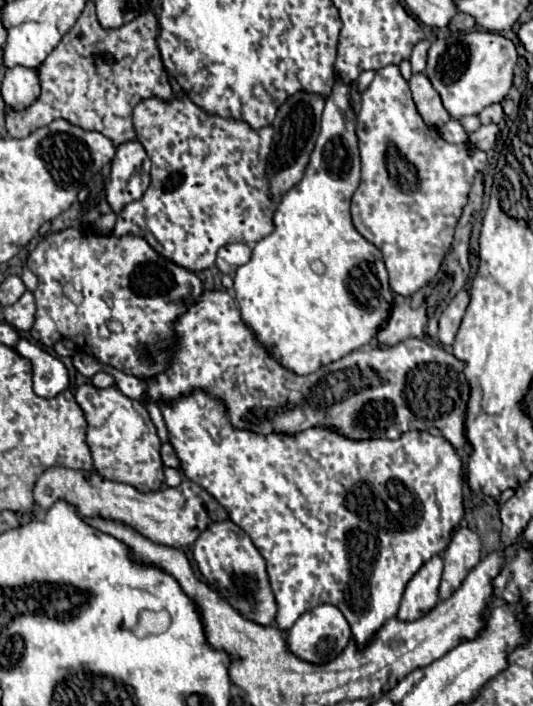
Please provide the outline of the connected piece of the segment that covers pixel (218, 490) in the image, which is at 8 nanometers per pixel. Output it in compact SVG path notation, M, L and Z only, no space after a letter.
M194 390L186 396L180 396L170 402L158 402L164 424L168 428L170 444L176 450L176 456L180 458L180 468L184 476L192 482L196 482L200 488L204 488L208 494L212 494L222 508L226 508L230 520L238 524L254 542L258 552L266 560L266 572L270 578L270 588L276 598L276 626L282 632L288 632L294 622L308 610L312 610L318 604L332 604L336 606L344 618L350 624L352 630L352 642L358 648L364 648L376 632L384 626L386 620L394 618L404 594L404 588L408 580L418 572L418 568L428 562L434 554L440 554L446 550L452 532L456 530L458 522L464 516L464 506L462 506L462 490L464 490L464 478L462 478L462 458L454 450L454 446L442 438L442 436L432 436L426 430L410 430L408 434L402 434L396 440L388 438L378 438L378 440L364 440L364 442L352 442L352 438L344 438L338 430L324 428L324 426L312 426L308 430L296 432L296 434L252 434L250 430L236 430L230 424L228 412L224 402L208 394L206 390Z

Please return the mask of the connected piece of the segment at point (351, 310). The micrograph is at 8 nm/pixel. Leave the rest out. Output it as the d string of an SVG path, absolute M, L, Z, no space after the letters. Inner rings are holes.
M334 76L334 86L322 114L322 128L304 178L284 194L274 214L274 232L256 242L250 262L240 266L234 274L234 298L244 322L250 326L256 340L262 342L282 366L298 376L312 374L320 366L336 362L368 344L386 322L394 300L380 250L358 234L350 218L350 198L360 184L356 112L350 92L350 84ZM318 264L322 264L322 272L316 270Z

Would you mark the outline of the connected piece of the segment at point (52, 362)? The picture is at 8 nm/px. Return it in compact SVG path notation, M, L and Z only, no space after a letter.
M26 338L16 344L16 350L24 358L30 358L34 366L34 392L38 396L54 398L68 388L68 368L58 358L50 356L38 344L32 344Z

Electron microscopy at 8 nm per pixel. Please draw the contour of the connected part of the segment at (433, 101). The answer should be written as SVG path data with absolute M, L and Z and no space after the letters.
M424 72L412 74L408 84L410 84L410 90L412 90L414 104L416 104L418 112L420 112L420 116L424 118L424 122L428 126L436 126L436 128L444 126L450 120L450 114L444 110L442 100L436 94L430 80L426 78L426 74Z

